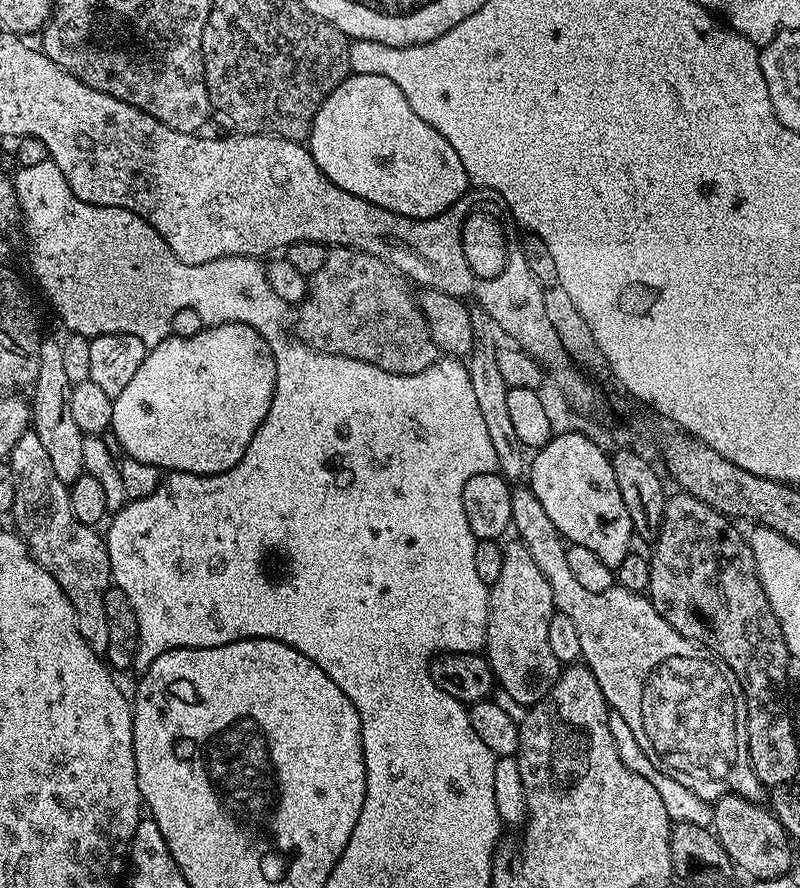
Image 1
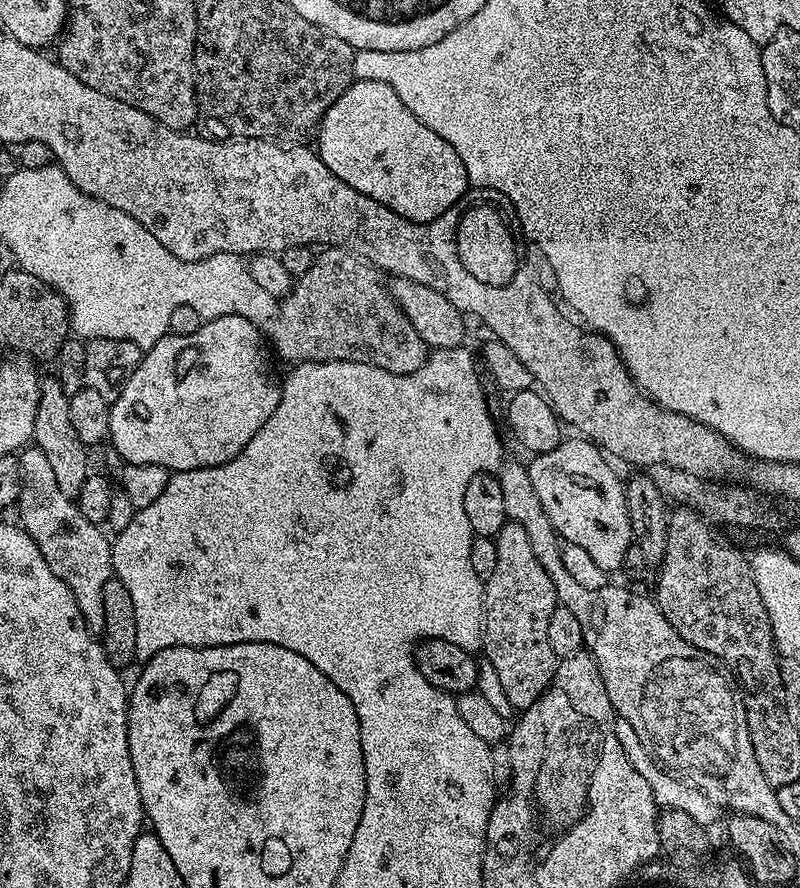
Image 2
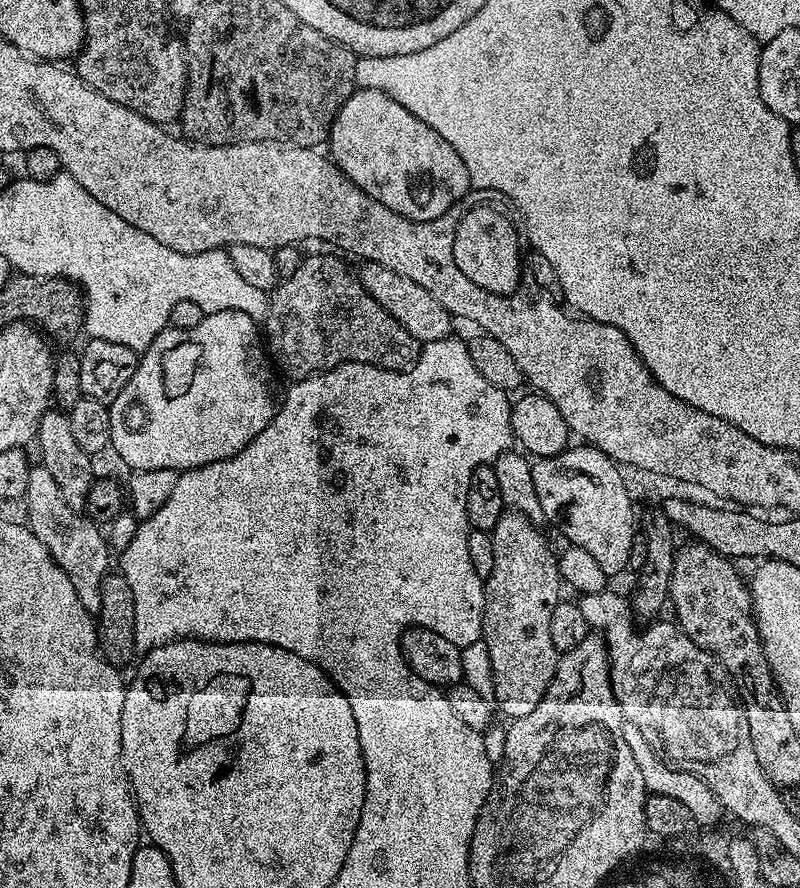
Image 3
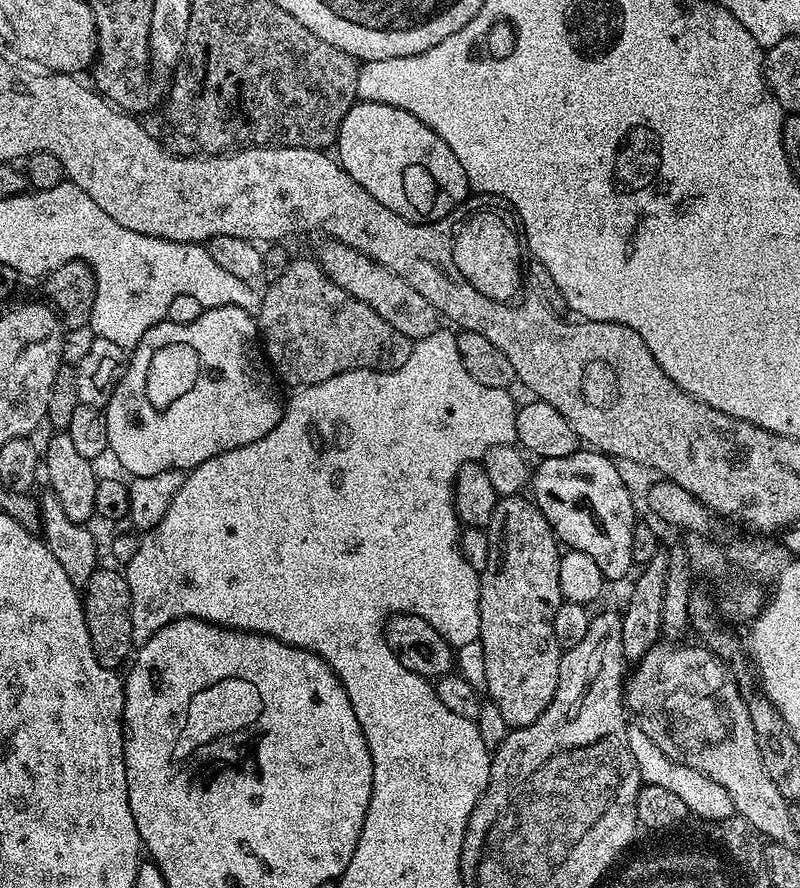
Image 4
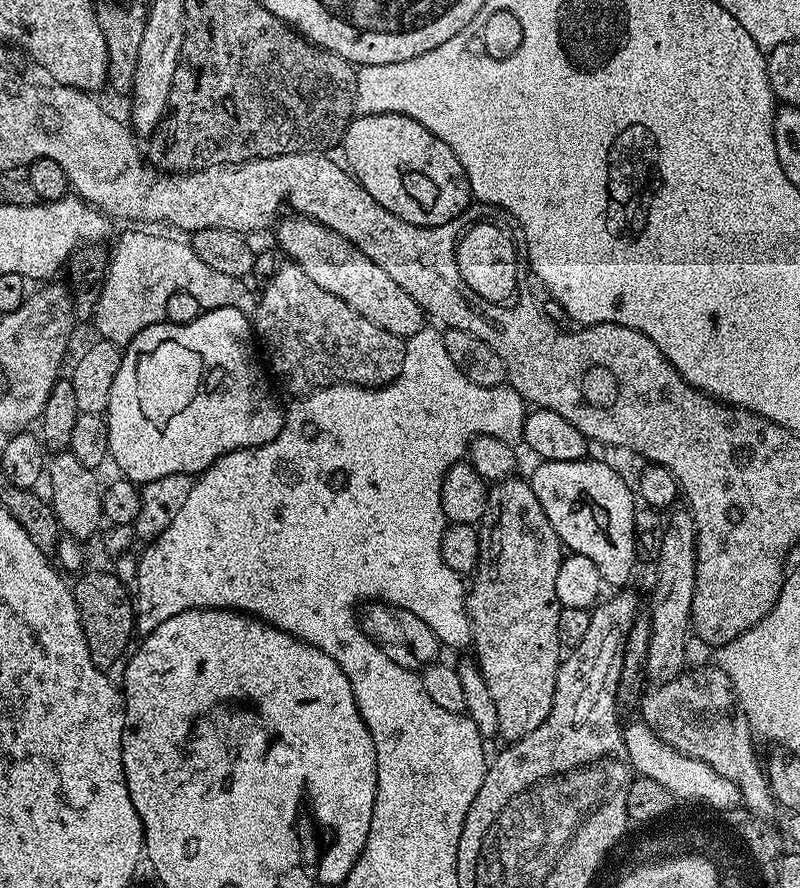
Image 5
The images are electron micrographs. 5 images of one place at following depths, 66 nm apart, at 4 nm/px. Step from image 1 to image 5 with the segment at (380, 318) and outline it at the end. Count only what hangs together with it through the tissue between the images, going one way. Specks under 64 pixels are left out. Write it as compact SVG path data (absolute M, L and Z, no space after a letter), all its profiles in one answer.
M281 263L280 269L264 285L254 309L254 331L266 354L271 371L297 397L319 392L332 384L363 384L375 388L398 378L404 361L404 340L390 330L377 326L372 318L352 309L339 297L336 290L310 279L302 266Z

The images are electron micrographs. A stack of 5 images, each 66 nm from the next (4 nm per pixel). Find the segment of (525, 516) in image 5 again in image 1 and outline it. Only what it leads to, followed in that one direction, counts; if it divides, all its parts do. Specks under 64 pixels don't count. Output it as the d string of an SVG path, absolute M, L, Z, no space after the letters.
M519 542L504 548L502 574L490 585L486 655L497 685L516 704L531 706L548 692L559 678L562 665L550 650L550 618L553 614L550 582L534 563L530 550Z

